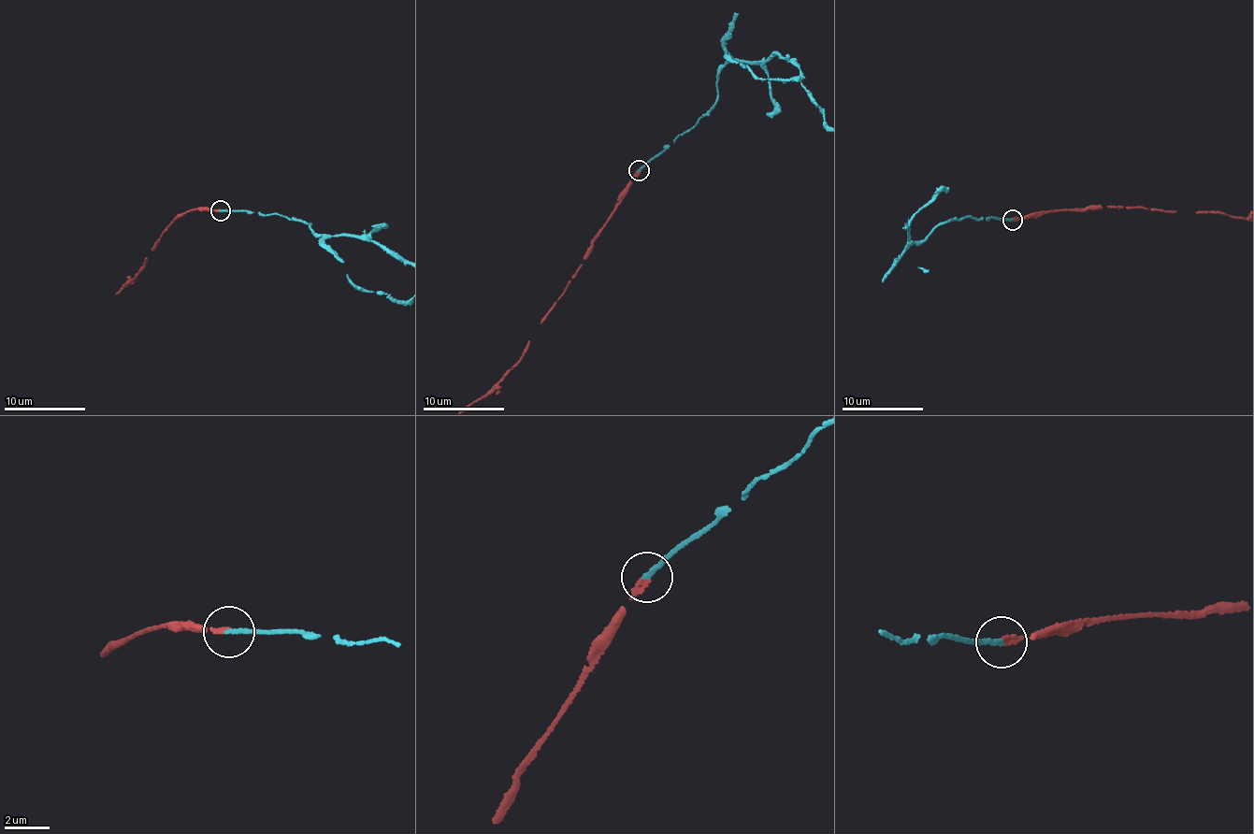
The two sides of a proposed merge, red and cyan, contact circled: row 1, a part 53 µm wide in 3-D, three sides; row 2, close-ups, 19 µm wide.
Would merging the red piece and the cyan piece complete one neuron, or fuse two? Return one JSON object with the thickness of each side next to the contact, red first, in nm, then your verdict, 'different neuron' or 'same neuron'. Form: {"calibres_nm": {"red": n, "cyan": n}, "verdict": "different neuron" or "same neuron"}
{"calibres_nm": {"red": 200, "cyan": 200}, "verdict": "same neuron"}

